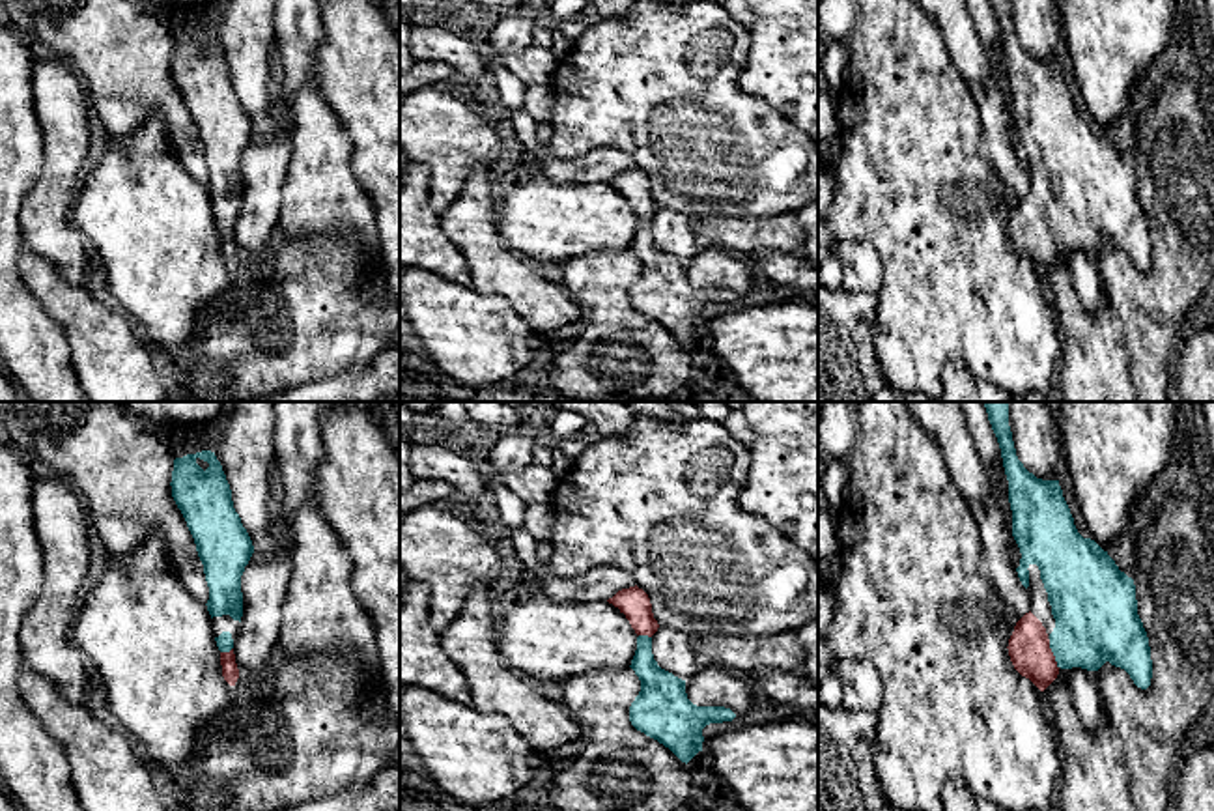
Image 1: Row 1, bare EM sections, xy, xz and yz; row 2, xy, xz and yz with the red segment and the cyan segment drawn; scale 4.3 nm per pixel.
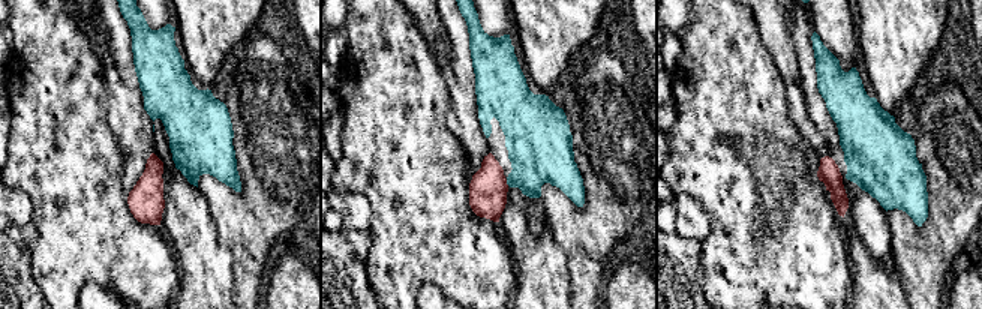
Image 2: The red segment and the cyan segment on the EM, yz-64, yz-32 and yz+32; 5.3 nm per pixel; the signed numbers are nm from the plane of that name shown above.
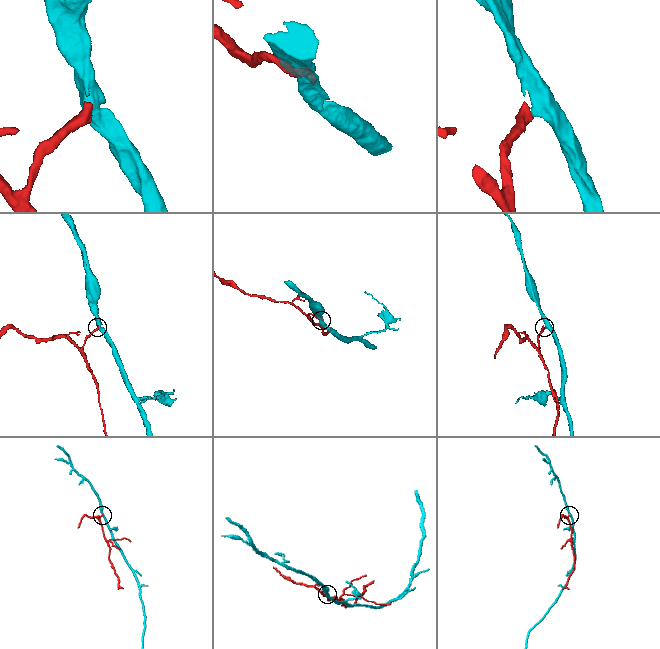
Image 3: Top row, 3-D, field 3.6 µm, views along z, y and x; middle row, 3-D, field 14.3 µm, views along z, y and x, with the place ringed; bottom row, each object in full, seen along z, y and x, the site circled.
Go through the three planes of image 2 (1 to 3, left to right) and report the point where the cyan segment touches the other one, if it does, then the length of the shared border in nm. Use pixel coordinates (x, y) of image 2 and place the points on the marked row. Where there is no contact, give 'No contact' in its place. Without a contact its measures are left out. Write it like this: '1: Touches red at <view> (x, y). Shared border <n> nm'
1: No contact
2: Touches red at yz-32 (505, 182). Shared border 40 nm
3: No contact

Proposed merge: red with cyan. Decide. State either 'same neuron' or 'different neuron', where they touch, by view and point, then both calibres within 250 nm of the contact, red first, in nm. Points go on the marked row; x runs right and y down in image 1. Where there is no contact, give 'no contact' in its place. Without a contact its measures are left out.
same neuron | yz (1052, 654) | 180/360 nm

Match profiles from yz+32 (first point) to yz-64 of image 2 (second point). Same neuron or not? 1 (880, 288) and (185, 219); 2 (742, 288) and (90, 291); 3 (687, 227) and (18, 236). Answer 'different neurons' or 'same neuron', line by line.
1: same neuron
2: different neurons
3: different neurons

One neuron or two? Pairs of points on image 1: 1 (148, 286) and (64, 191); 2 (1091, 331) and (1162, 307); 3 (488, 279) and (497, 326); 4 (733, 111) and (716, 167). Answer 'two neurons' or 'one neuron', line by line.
1: two neurons
2: two neurons
3: two neurons
4: one neuron

